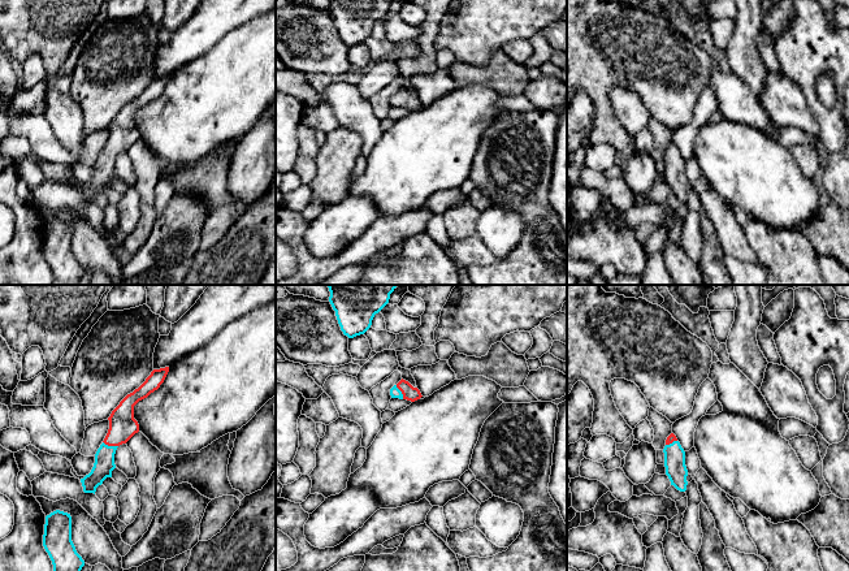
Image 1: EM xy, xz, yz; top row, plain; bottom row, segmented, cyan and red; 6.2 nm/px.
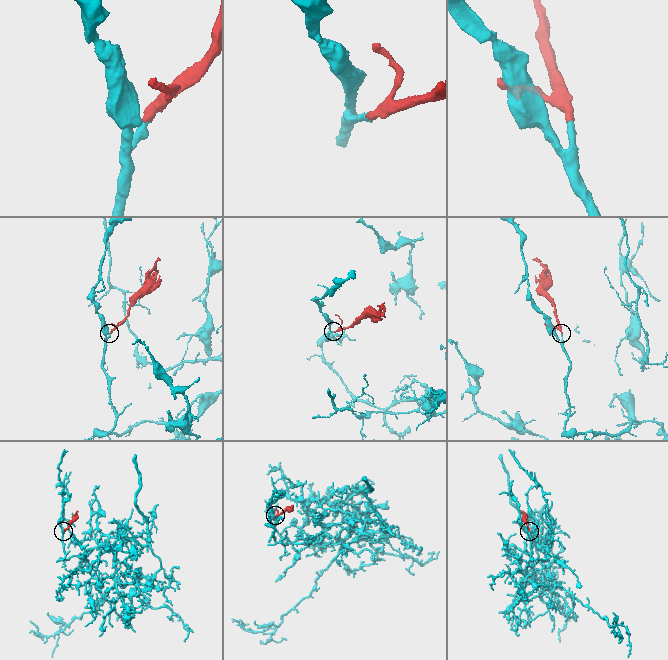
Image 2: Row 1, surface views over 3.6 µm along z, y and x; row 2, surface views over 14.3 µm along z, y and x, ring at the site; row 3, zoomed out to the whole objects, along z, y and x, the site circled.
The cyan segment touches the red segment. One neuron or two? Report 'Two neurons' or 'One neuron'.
One neuron

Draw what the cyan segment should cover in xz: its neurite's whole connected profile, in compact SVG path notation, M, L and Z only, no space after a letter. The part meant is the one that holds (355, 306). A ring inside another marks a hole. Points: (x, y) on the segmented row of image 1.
M326 285L341 330L348 338L364 334L397 285Z

